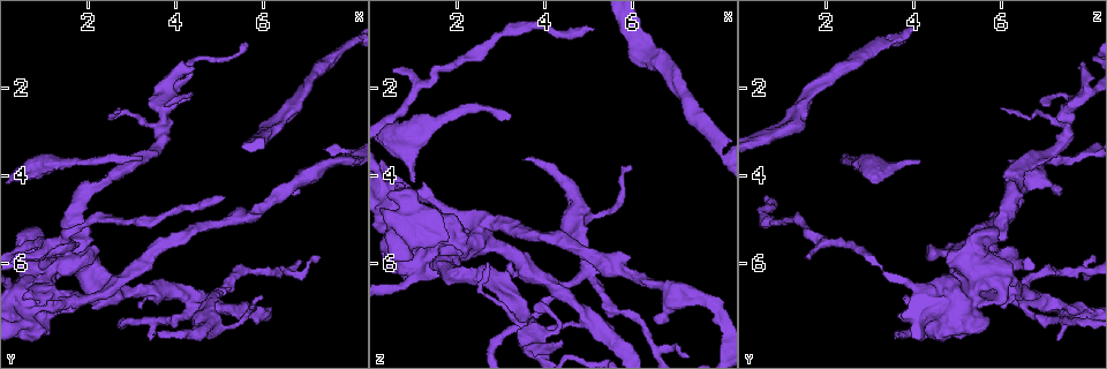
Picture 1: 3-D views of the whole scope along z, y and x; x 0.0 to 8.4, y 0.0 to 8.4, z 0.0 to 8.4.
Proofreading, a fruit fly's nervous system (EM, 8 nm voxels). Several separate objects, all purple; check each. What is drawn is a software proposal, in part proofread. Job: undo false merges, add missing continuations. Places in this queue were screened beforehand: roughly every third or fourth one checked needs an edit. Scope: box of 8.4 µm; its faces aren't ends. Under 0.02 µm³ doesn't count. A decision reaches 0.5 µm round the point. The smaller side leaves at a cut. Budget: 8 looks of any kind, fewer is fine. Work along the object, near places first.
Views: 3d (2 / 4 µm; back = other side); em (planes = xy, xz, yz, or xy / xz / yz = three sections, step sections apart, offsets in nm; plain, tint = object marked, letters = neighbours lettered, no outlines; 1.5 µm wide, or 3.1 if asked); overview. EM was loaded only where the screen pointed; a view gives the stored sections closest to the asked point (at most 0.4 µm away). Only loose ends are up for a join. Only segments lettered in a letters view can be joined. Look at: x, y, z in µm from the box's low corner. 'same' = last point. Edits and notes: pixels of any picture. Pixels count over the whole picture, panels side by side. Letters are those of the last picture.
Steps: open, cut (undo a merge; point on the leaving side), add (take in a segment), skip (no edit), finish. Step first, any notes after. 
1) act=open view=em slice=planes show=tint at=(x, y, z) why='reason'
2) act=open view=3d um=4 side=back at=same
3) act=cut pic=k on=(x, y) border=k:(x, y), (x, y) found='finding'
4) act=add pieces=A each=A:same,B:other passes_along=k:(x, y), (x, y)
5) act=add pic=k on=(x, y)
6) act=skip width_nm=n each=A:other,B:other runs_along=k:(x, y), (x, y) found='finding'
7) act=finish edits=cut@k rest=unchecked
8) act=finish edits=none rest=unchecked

act=open view=em slice=xy step=4 show=letters at=(3.55, 7.60, 3.65) why='an open end'

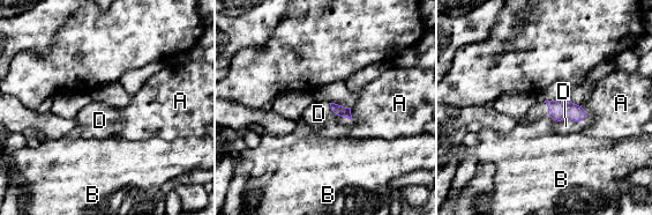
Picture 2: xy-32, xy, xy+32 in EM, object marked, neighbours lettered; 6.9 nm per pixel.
act=add pieces=D each=A:other,B:other,D:same passes_along=2:(559, 110), (569, 119), (566, 126) found='it goes on there'

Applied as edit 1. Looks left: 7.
act=open view=3d um=4 at=(4.35, 6.80, 6.65) why='four-way junction'

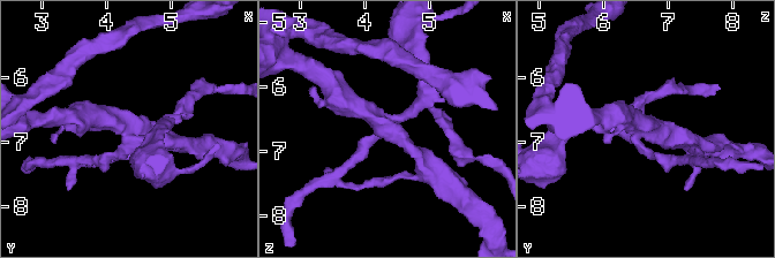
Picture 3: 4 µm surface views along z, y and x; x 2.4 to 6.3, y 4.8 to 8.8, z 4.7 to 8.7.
act=open view=em slice=planes show=tint at=(4.35, 6.80, 6.60) arms=4 why='shape alone is not enough'

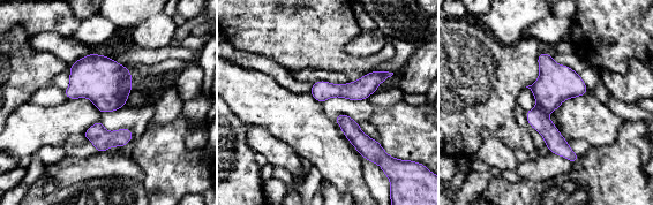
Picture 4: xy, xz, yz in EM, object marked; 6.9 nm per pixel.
act=open view=em slice=planes show=letters at=same

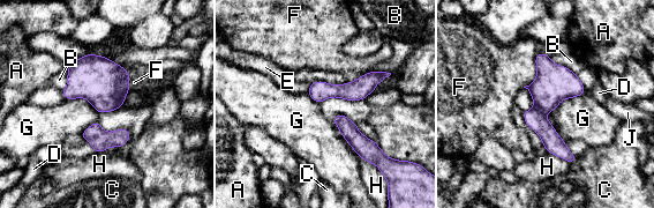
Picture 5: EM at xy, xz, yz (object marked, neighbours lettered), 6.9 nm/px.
act=cut pic=5 on=(535, 119) each=A:other,B:other,C:other,D:other,E:other,F:other,G:other,H:other,J:other border=5:(534, 105), (543, 113) found='a second neuron is stuck on'

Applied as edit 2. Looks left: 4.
act=open view=3d um=2 at=(3.20, 3.55, 2.60) why='an open end'

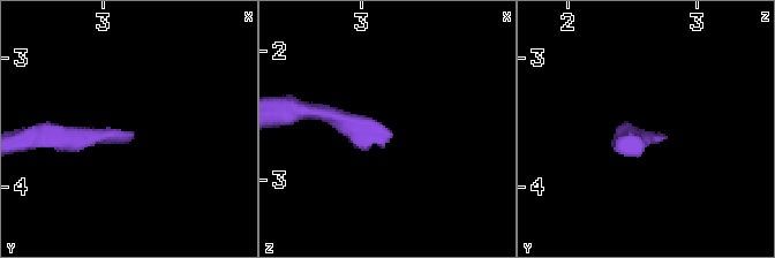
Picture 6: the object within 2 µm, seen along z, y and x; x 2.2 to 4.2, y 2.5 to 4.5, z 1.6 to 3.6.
act=open view=em slice=planes show=plain at=(3.22, 3.58, 2.66) why='shape alone is not enough'

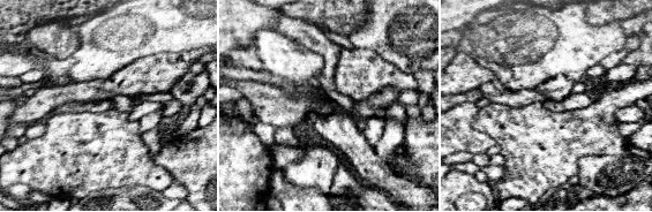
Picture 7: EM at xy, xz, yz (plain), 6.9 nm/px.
act=open view=em slice=planes show=letters at=same

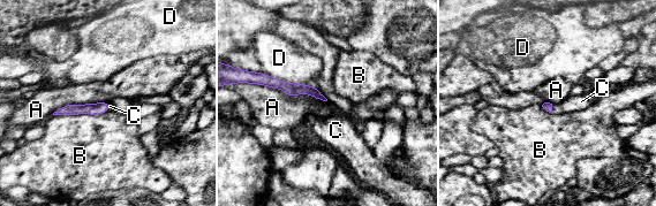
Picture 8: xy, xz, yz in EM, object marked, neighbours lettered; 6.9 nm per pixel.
act=add pieces=C each=A:other,B:other,C:same,D:other passes_along=8:(547, 106), (551, 108), (573, 102) found='it goes on there'

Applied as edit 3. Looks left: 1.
act=finish edits=add@2,cut@5,add@8 rest=unchecked

